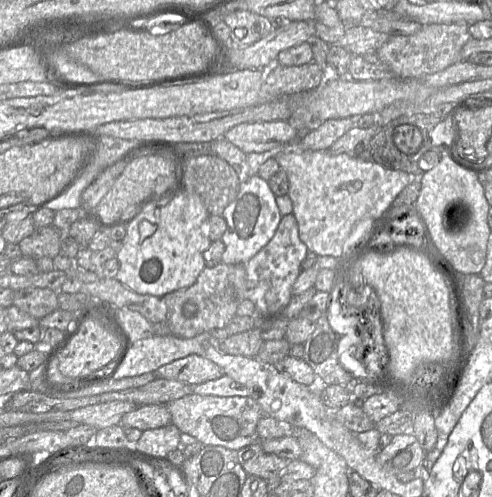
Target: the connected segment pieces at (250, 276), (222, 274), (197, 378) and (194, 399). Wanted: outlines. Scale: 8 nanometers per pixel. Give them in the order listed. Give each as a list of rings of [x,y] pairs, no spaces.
[[[290,213],[281,217],[272,239],[244,264],[245,299],[254,304],[258,319],[278,315],[288,305],[292,297],[292,285],[300,273],[300,264],[307,250],[307,246],[299,238],[296,218]]]
[[[223,262],[213,267],[205,266],[193,285],[162,297],[168,307],[166,325],[171,335],[188,339],[216,328],[226,327],[236,316],[238,306],[238,299],[229,280],[231,269],[231,265]]]
[[[190,354],[161,366],[153,373],[156,377],[197,385],[220,378],[223,370],[204,356]]]
[[[192,393],[166,404],[175,425],[203,445],[222,446],[238,451],[258,441],[257,423],[263,410],[254,397],[219,397]]]

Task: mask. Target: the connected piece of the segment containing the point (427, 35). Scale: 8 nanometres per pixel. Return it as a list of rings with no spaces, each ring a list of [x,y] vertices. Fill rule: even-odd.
[[[434,23],[423,25],[411,35],[390,36],[377,52],[379,60],[387,64],[396,77],[421,78],[459,61],[462,47],[471,38],[467,23]]]

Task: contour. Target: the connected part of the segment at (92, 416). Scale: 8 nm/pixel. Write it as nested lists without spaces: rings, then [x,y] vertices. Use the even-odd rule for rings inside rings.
[[[127,401],[93,404],[71,411],[70,418],[79,424],[87,424],[97,430],[102,430],[119,425],[122,417],[136,407],[136,404]]]

